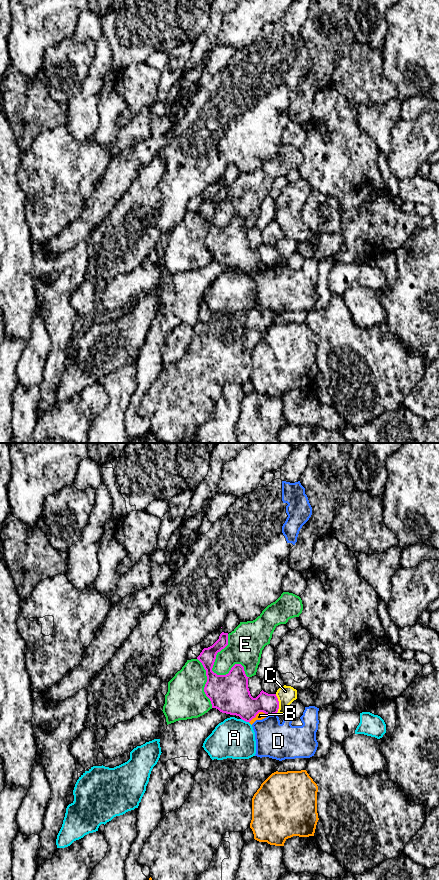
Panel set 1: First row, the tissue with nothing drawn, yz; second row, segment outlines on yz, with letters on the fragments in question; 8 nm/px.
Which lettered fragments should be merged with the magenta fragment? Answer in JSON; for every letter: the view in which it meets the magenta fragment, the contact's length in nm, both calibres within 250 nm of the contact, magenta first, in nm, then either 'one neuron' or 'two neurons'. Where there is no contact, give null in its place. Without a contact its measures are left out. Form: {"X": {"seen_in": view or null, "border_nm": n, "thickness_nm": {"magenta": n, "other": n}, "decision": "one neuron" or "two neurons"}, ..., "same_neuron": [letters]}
{"A": {"seen_in": "yz", "border_nm": 70, "thickness_nm": {"magenta": 300, "other": 320}, "decision": "two neurons"}, "B": {"seen_in": "yz", "border_nm": 170, "thickness_nm": {"magenta": 280, "other": 60}, "decision": "two neurons"}, "C": {"seen_in": "yz", "border_nm": 150, "thickness_nm": {"magenta": 180, "other": 150}, "decision": "two neurons"}, "D": {"seen_in": "yz", "border_nm": 80, "thickness_nm": {"magenta": 190, "other": 280}, "decision": "two neurons"}, "E": {"seen_in": "yz", "border_nm": 400, "thickness_nm": {"magenta": 320, "other": 200}, "decision": "two neurons"}, "same_neuron": []}

